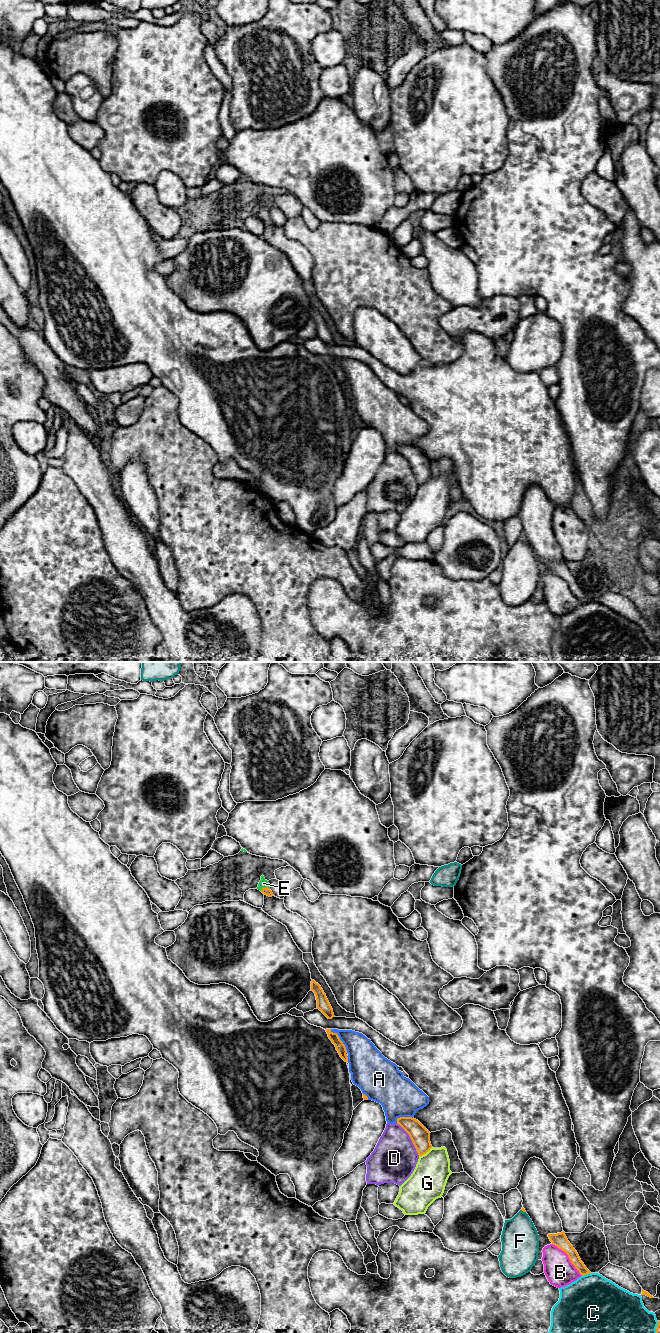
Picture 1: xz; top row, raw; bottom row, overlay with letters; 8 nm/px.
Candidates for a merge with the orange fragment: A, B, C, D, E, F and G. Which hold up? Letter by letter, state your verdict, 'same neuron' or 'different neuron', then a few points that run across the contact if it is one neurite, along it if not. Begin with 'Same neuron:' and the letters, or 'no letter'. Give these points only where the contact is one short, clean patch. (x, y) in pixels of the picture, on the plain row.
Same neuron: E
A: different neuron
B: different neuron
C: different neuron
D: different neuron
E: same neuron; line xz (266, 218), (265, 215), (263, 211)
F: different neuron; line xz (521, 537), (525, 540)
G: different neuron

